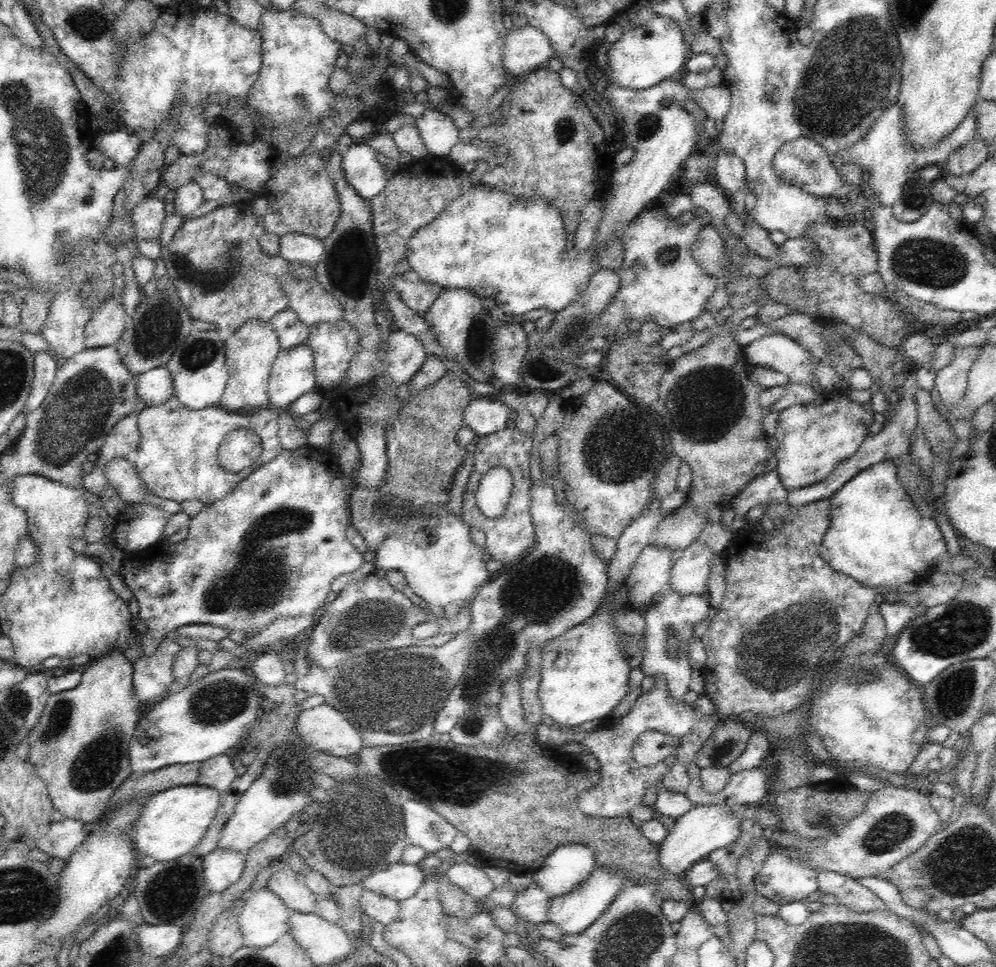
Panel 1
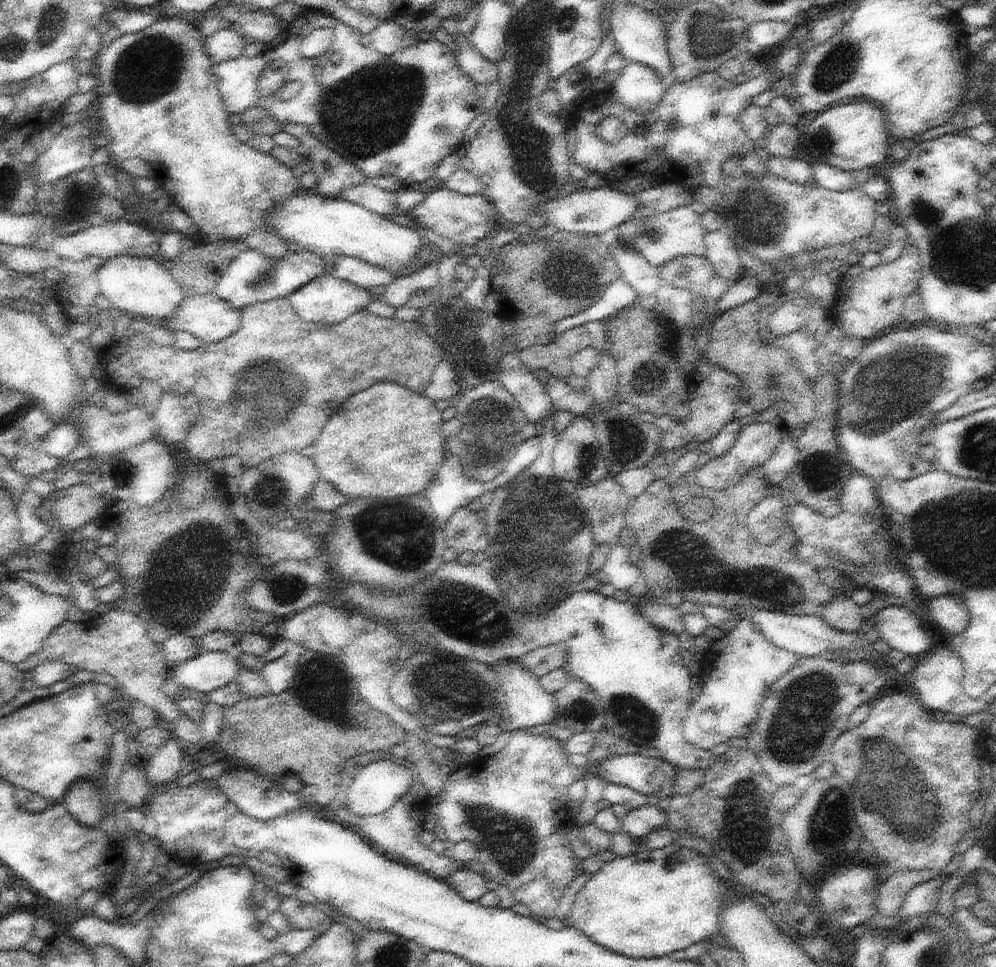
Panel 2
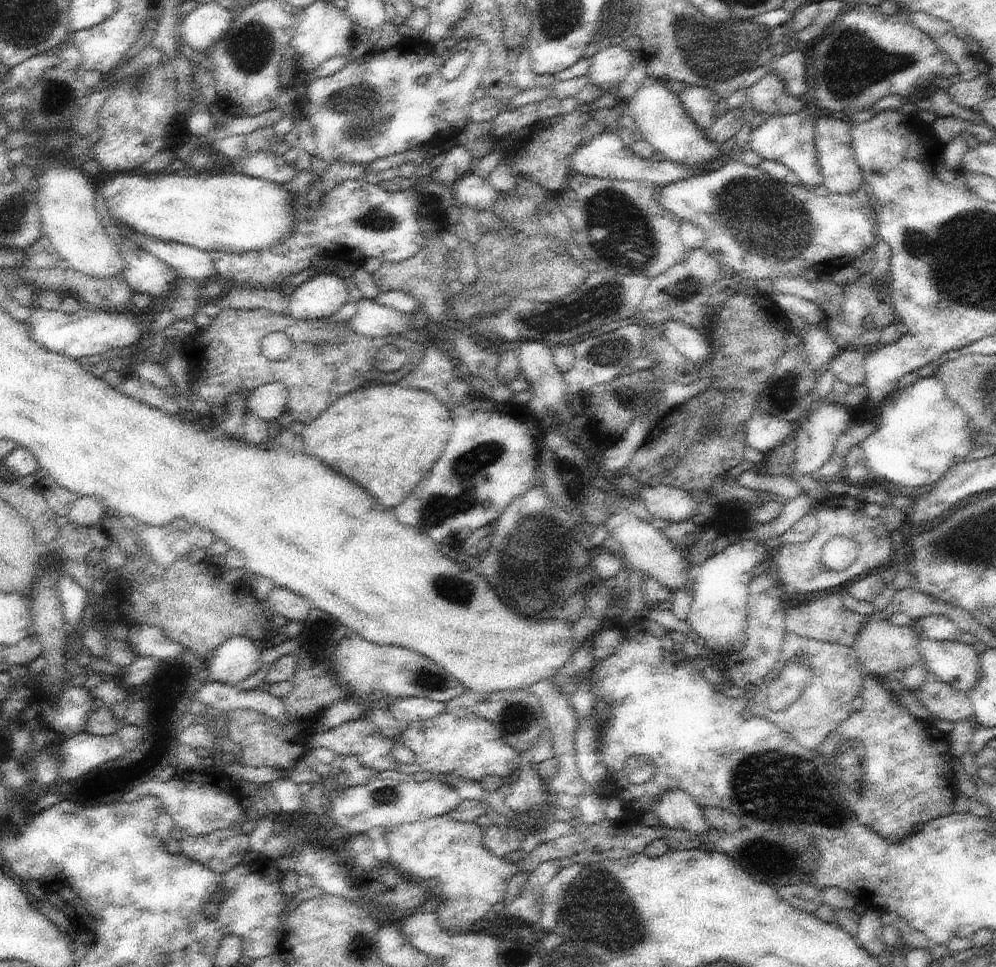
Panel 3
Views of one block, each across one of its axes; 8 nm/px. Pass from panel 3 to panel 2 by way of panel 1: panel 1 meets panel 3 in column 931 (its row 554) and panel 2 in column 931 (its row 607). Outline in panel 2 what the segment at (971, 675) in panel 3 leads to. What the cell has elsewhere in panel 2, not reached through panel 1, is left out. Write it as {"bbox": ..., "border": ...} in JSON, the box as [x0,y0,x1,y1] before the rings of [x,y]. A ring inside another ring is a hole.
{"bbox":[874,605,934,656],"border":[[[904,605],[886,606],[874,618],[881,640],[885,640],[894,650],[906,656],[922,656],[934,645],[932,632],[925,628],[920,619]]]}

